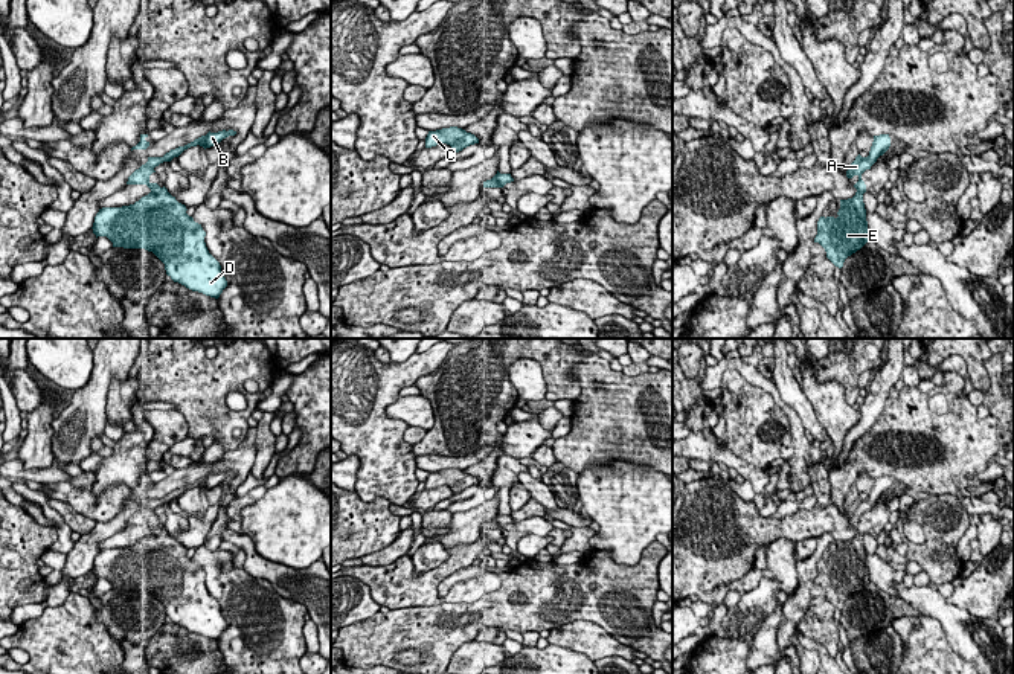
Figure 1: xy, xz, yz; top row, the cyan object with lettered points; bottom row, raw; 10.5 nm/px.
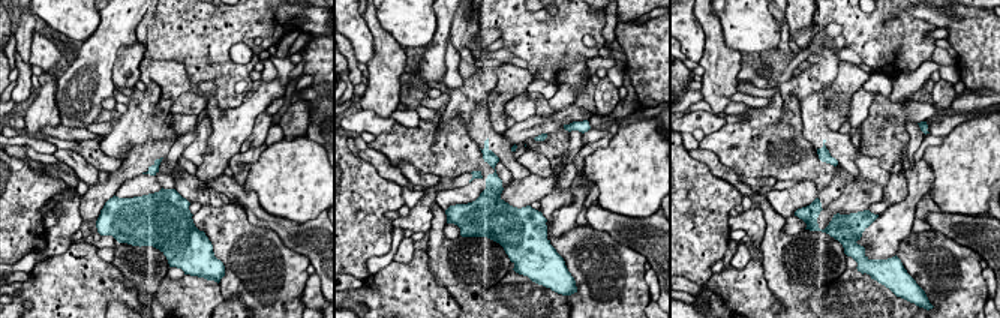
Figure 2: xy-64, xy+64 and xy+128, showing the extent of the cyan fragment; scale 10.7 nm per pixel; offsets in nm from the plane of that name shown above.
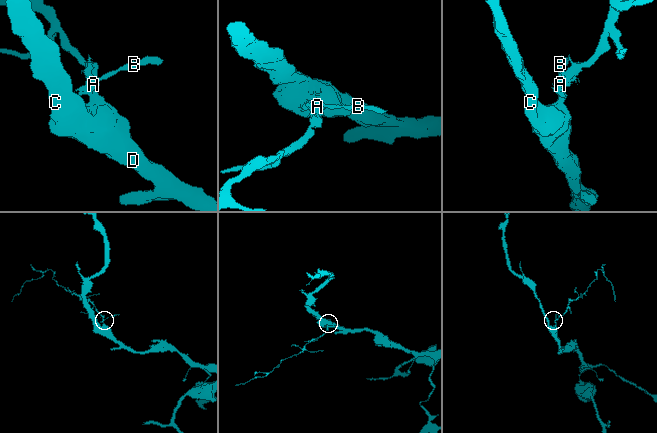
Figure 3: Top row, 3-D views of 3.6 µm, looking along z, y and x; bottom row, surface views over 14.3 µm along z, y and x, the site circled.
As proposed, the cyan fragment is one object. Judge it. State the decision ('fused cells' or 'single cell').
single cell

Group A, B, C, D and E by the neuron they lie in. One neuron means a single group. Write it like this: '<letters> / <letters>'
A B C D E

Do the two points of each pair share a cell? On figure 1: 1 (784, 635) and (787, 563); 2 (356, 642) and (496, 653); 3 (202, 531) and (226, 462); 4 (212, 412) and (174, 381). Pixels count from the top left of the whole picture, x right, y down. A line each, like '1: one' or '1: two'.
1: two
2: two
3: one
4: one

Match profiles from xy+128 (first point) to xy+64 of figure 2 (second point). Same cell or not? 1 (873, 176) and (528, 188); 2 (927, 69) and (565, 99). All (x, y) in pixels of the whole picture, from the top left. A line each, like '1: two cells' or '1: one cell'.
1: two cells
2: one cell

